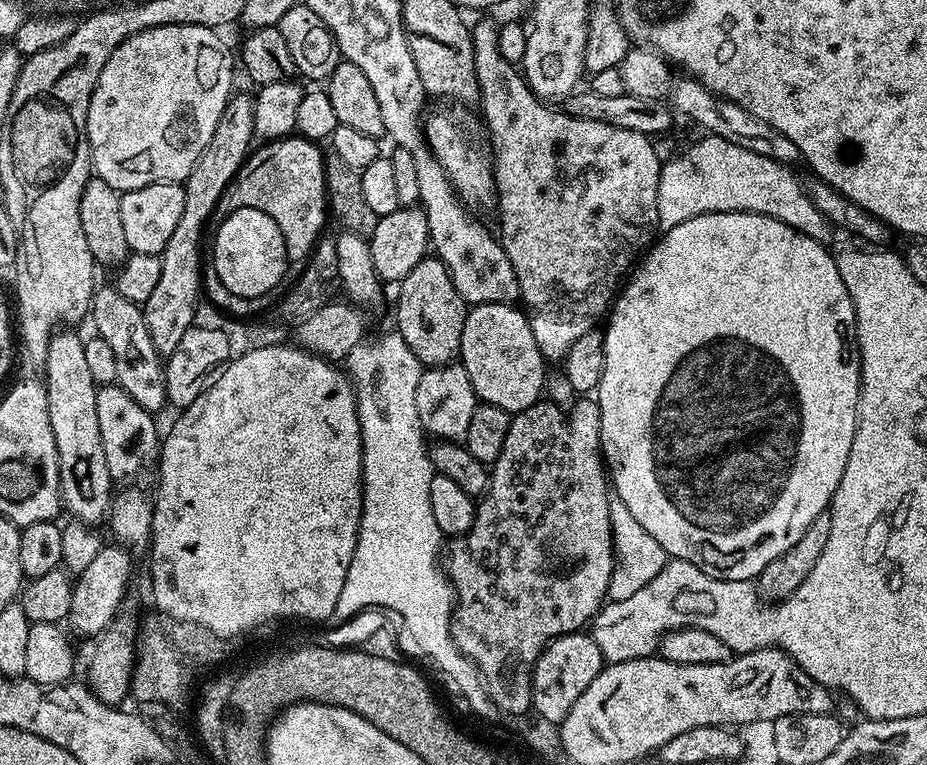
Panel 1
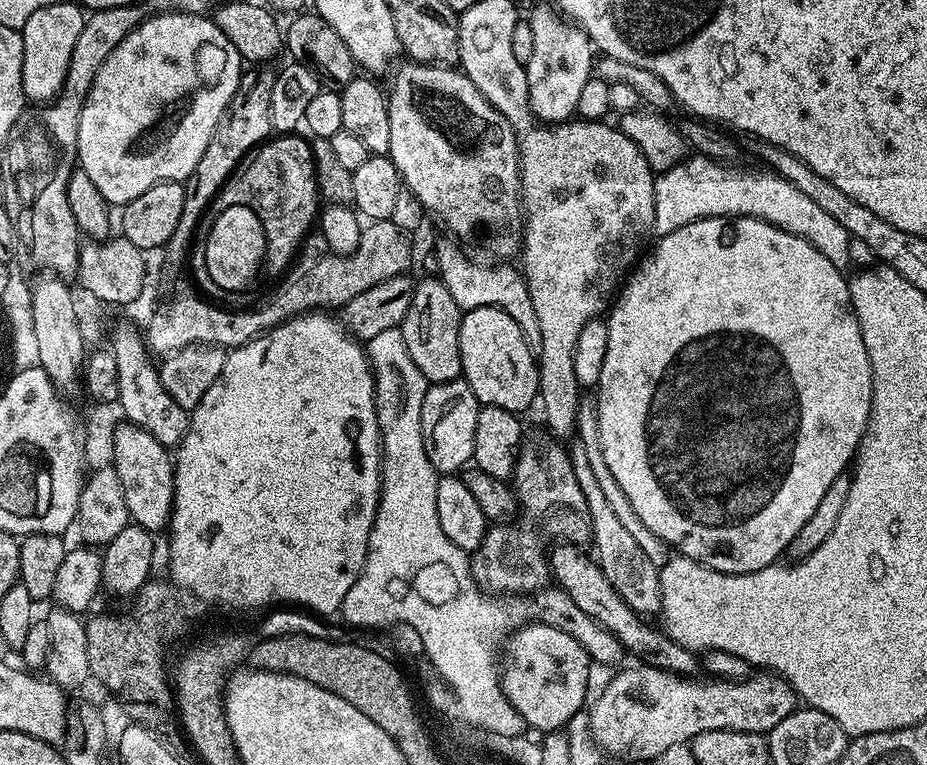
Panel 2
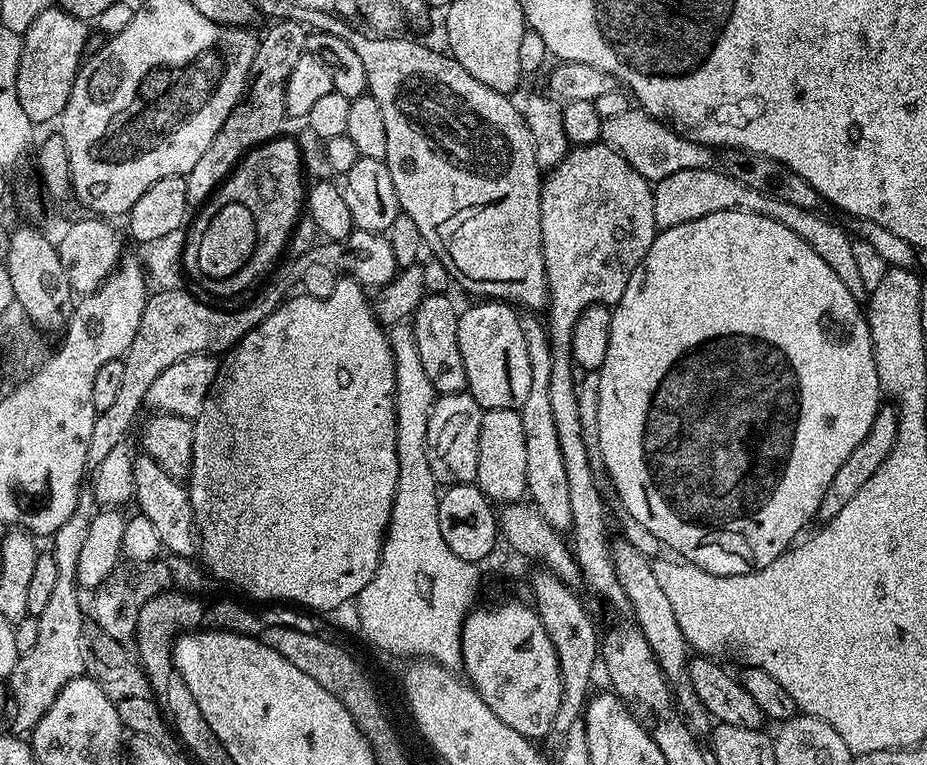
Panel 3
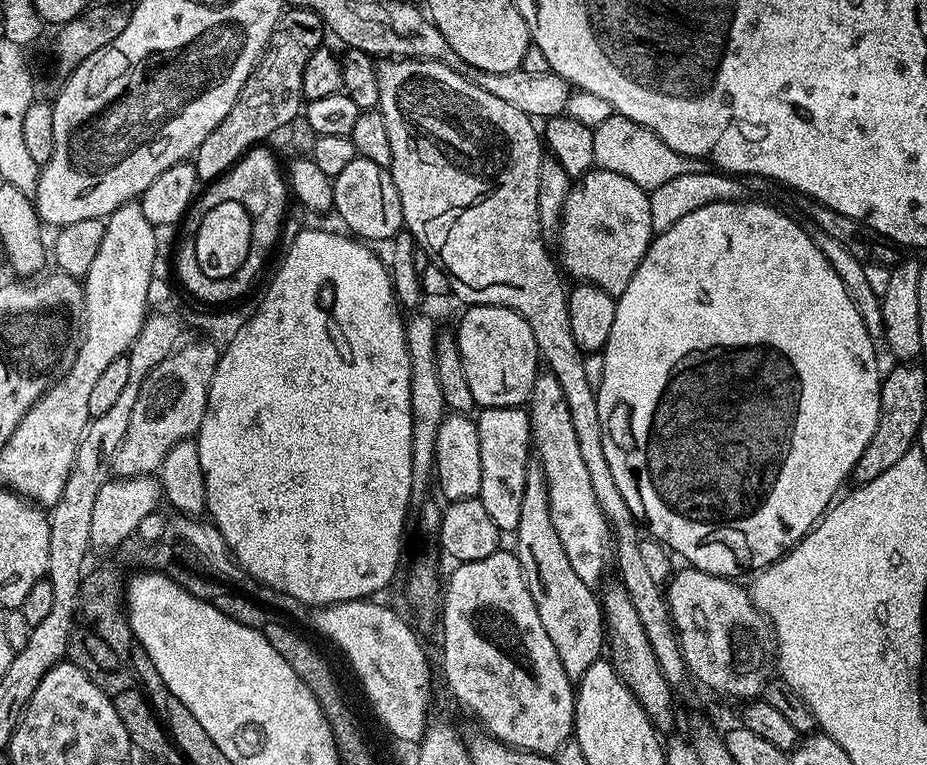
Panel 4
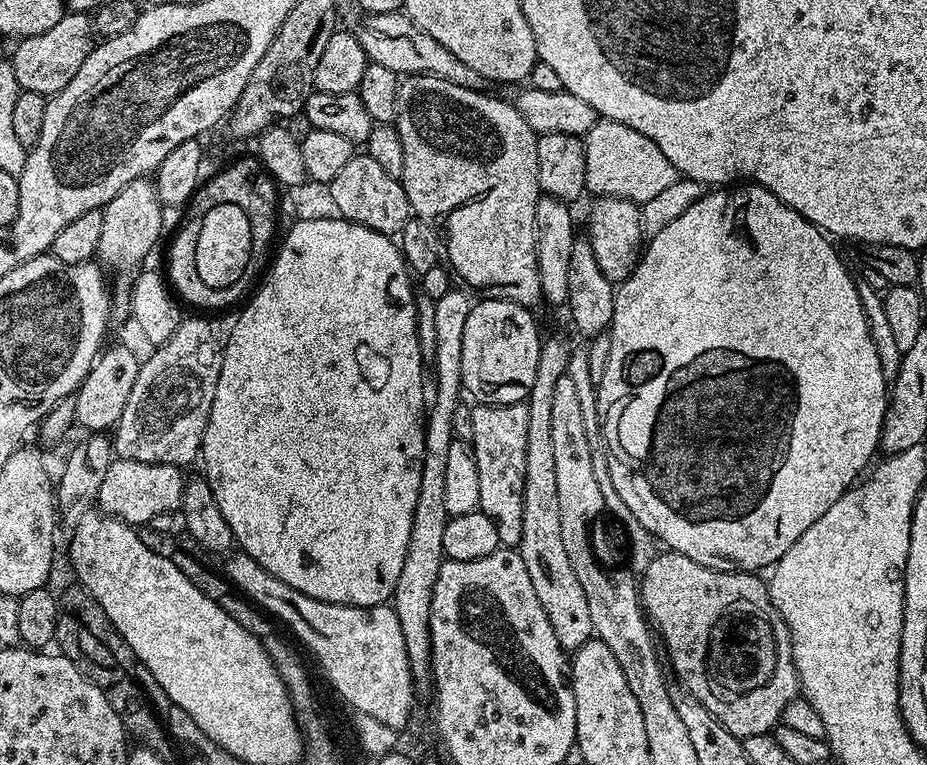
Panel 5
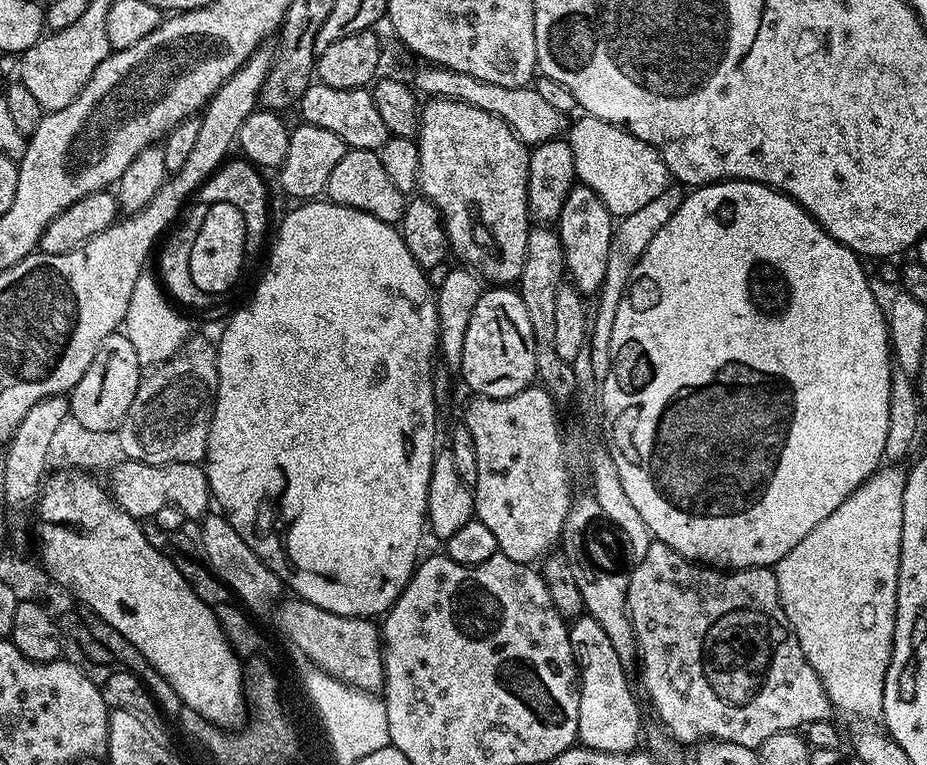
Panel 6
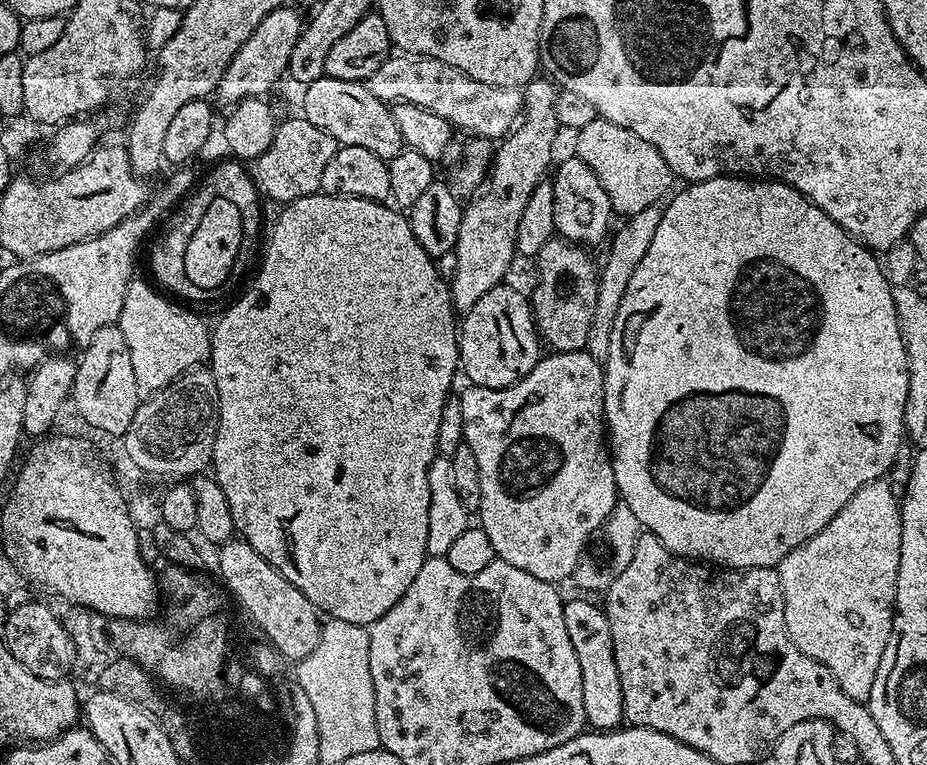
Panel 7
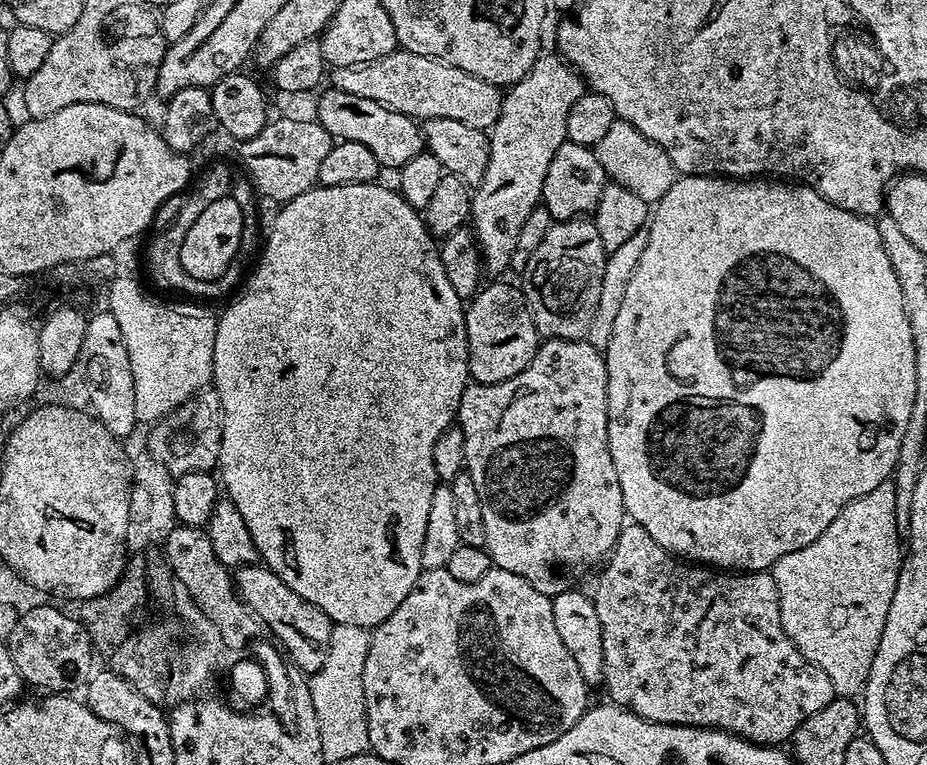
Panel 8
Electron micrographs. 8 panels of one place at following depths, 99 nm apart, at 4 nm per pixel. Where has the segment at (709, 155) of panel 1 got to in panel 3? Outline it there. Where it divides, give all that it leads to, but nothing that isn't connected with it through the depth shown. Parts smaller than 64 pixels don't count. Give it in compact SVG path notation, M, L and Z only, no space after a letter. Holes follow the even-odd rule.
M716 168L678 170L678 174L670 174L670 178L655 181L652 197L654 198L654 222L657 229L660 230L682 226L682 222L694 222L694 218L706 218L706 214L718 214L719 212L753 212L782 222L786 226L786 230L794 230L794 234L798 234L798 238L802 238L802 242L806 242L806 246L810 246L810 250L814 250L814 254L818 254L818 258L822 258L822 262L826 262L826 266L830 266L830 270L834 270L838 274L838 279L842 282L842 286L846 286L846 290L850 290L853 298L858 301L865 299L864 272L860 269L860 260L856 257L855 246L852 245L853 237L851 235L848 237L842 229L831 224L820 212L802 210L802 206L792 206L790 202L780 202L766 194L758 194L758 190L738 182L727 172Z

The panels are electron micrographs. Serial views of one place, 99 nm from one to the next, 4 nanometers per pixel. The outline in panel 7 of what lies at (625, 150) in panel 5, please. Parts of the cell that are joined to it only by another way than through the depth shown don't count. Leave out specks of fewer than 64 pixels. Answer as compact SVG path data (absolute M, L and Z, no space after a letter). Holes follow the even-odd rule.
M598 118L582 126L575 133L574 140L574 154L582 158L582 162L594 170L598 182L602 182L602 190L606 190L606 198L610 198L613 213L620 215L621 212L624 218L633 216L638 214L638 210L646 210L646 206L660 204L673 191L674 177L670 166L666 166L666 158L662 158L662 154L658 154L650 142L638 138L638 134Z

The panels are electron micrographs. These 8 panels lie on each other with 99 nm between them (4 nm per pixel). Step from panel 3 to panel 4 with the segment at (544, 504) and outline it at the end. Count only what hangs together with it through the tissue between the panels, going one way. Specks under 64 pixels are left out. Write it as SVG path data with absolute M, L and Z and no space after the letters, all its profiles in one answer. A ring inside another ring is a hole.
M550 374L537 375L526 411L529 425L534 426L530 432L530 442L546 478L554 531L558 533L562 547L566 549L566 559L578 573L578 578L596 586L604 576L604 555L610 552L610 529L598 506L598 498L594 498L594 485L586 471L578 437L574 434L574 421L570 418L570 406L566 406L566 394L562 394L558 378Z

